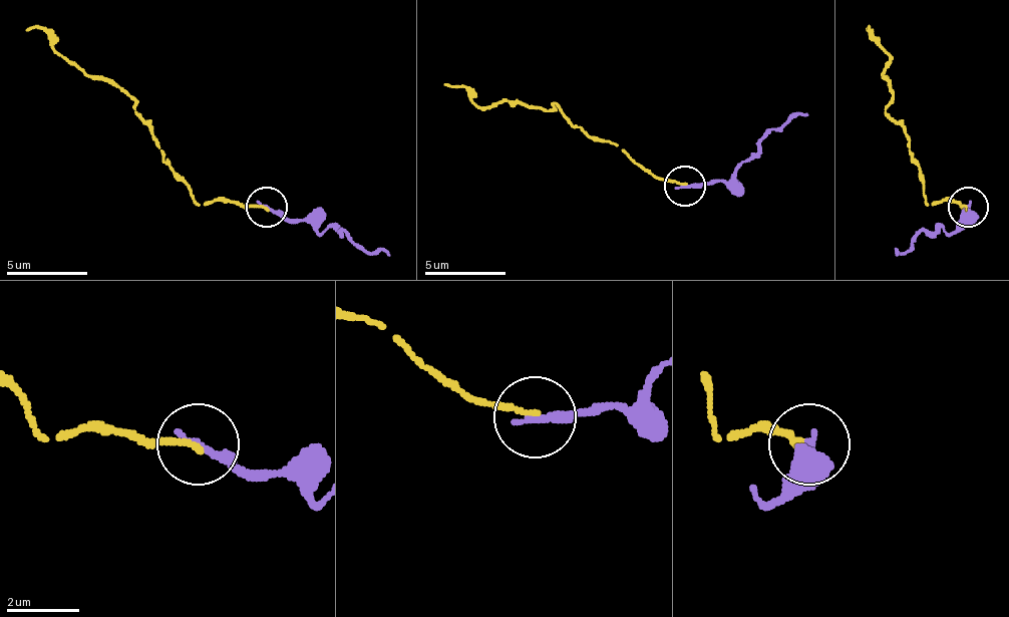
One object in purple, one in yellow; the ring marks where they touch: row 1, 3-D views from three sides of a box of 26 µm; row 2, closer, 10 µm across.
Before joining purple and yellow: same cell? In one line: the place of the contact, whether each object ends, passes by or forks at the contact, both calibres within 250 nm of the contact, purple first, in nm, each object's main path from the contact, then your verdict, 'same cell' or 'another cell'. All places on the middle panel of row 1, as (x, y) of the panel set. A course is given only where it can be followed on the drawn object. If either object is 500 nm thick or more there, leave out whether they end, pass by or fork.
(685, 186) | purple ends | yellow ends | 280/180 nm | purple via (684, 185), (728, 181), (760, 140), (785, 123), (809, 115) | yellow via (684, 185), (651, 177), (619, 144), (575, 127), (554, 103), (550, 107), (506, 99), (481, 107), (444, 83) | another cell

